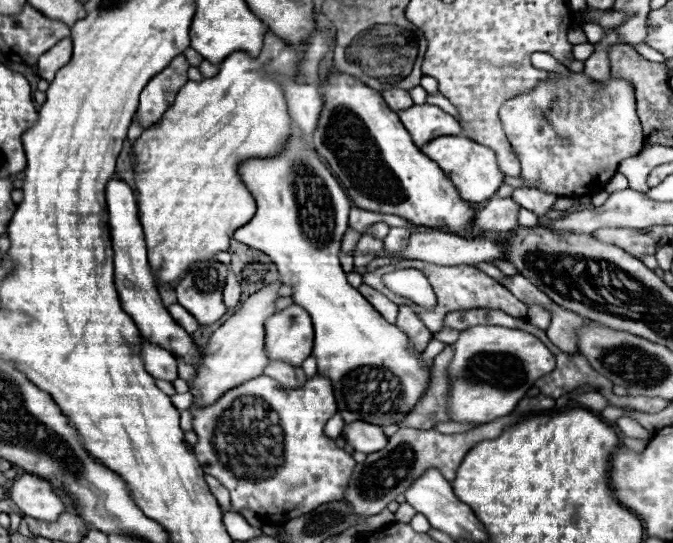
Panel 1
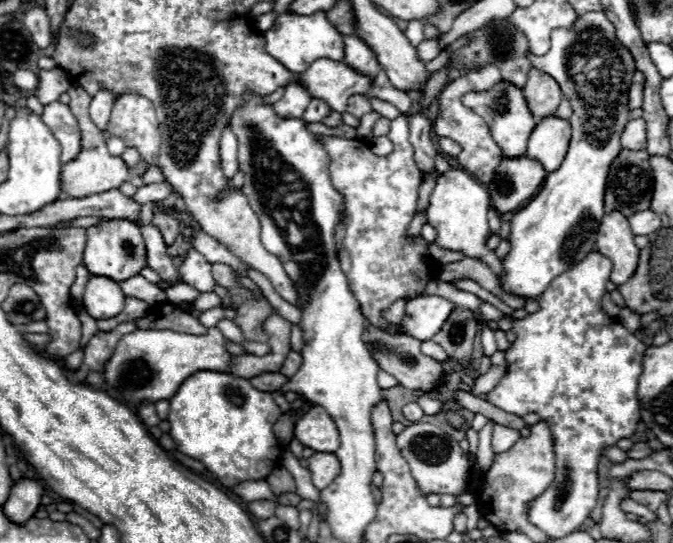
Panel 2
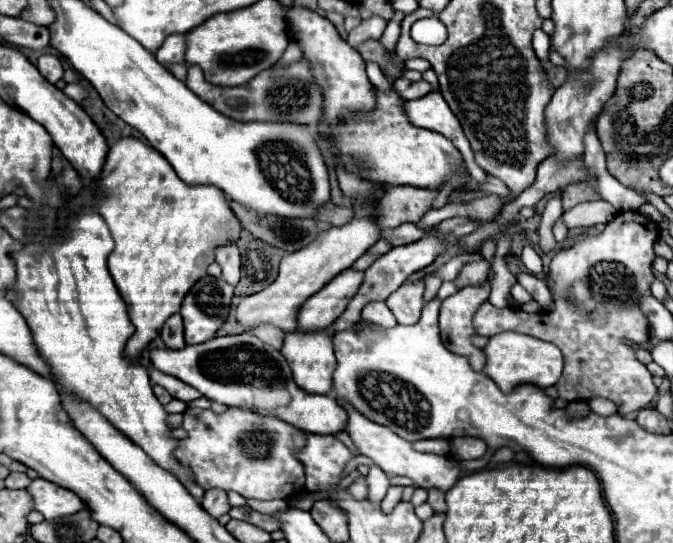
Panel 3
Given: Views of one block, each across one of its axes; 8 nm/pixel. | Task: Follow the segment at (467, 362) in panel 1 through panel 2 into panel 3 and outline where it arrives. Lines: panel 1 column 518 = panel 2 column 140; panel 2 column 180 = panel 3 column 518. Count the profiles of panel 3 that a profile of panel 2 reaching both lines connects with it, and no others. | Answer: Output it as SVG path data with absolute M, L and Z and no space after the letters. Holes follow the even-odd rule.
M502 332L490 336L490 342L484 348L486 354L486 368L484 372L498 384L500 390L510 392L518 384L532 382L534 386L548 388L554 386L562 374L562 354L554 344L538 340L528 334L520 332Z

